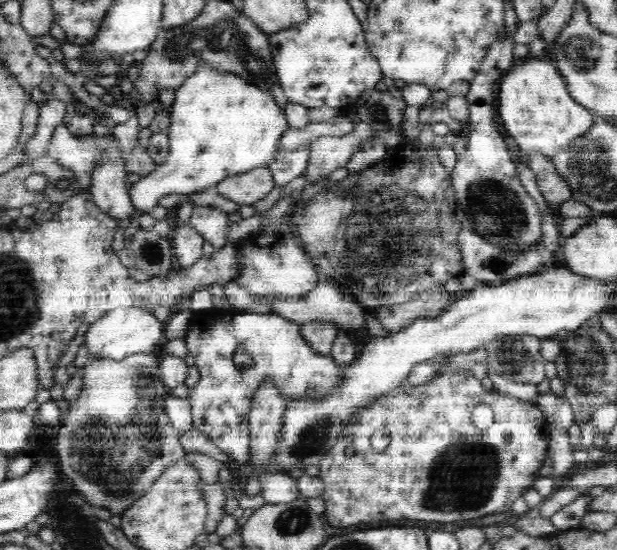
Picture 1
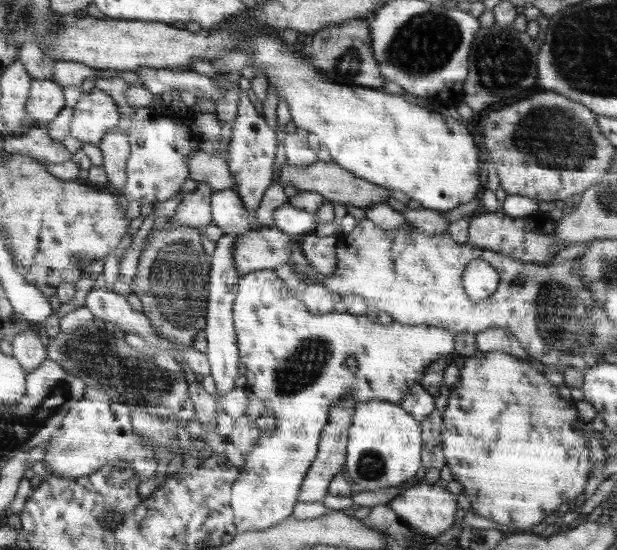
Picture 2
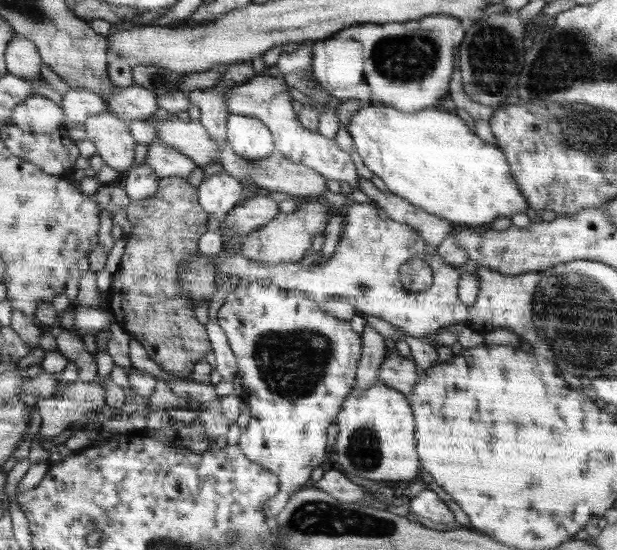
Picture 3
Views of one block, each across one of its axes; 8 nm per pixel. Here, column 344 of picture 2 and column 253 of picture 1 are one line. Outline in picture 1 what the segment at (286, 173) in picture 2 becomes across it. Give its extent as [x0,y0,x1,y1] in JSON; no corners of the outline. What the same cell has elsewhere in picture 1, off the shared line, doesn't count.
[215,167,275,205]

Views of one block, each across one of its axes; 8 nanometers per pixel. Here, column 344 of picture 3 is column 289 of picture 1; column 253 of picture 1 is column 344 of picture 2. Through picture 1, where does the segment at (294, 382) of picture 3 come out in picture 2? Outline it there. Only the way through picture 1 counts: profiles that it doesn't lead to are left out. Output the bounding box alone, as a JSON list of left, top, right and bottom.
[231,269,454,533]

